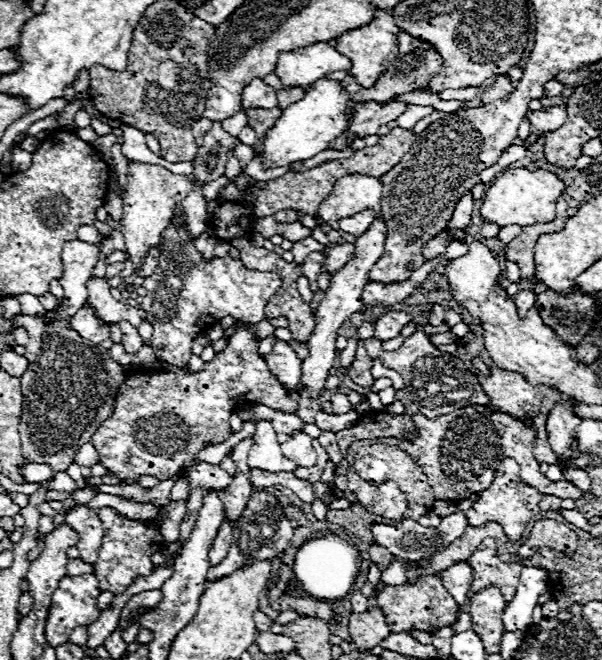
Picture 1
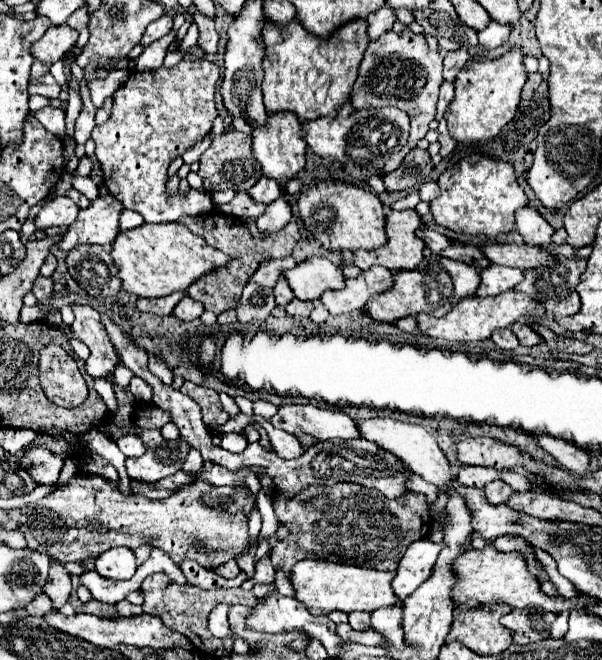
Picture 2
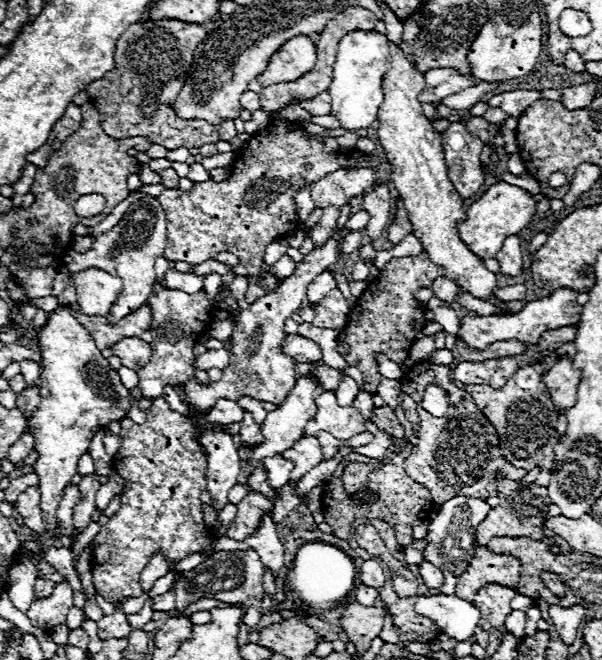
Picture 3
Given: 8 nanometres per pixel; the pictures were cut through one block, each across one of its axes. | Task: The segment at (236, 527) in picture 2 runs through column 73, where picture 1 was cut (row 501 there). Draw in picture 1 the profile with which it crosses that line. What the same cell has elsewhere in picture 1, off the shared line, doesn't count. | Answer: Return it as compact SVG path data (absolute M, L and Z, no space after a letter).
M503 458L500 461L494 473L492 486L480 494L480 500L470 510L466 510L468 522L472 526L480 526L480 524L486 524L486 522L498 522L504 528L504 532L510 540L520 540L526 524L530 522L530 518L534 518L542 510L558 510L560 508L560 502L562 502L560 498L544 496L538 490L534 490L532 486L526 486L520 480L519 472L520 468L516 464L516 460Z

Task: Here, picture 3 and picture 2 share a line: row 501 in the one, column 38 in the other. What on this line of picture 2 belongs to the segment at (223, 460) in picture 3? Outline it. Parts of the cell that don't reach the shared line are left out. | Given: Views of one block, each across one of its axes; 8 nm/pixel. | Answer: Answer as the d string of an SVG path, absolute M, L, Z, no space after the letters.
M58 196L50 200L36 216L36 228L50 228L50 226L68 226L76 220L78 206L68 196Z

